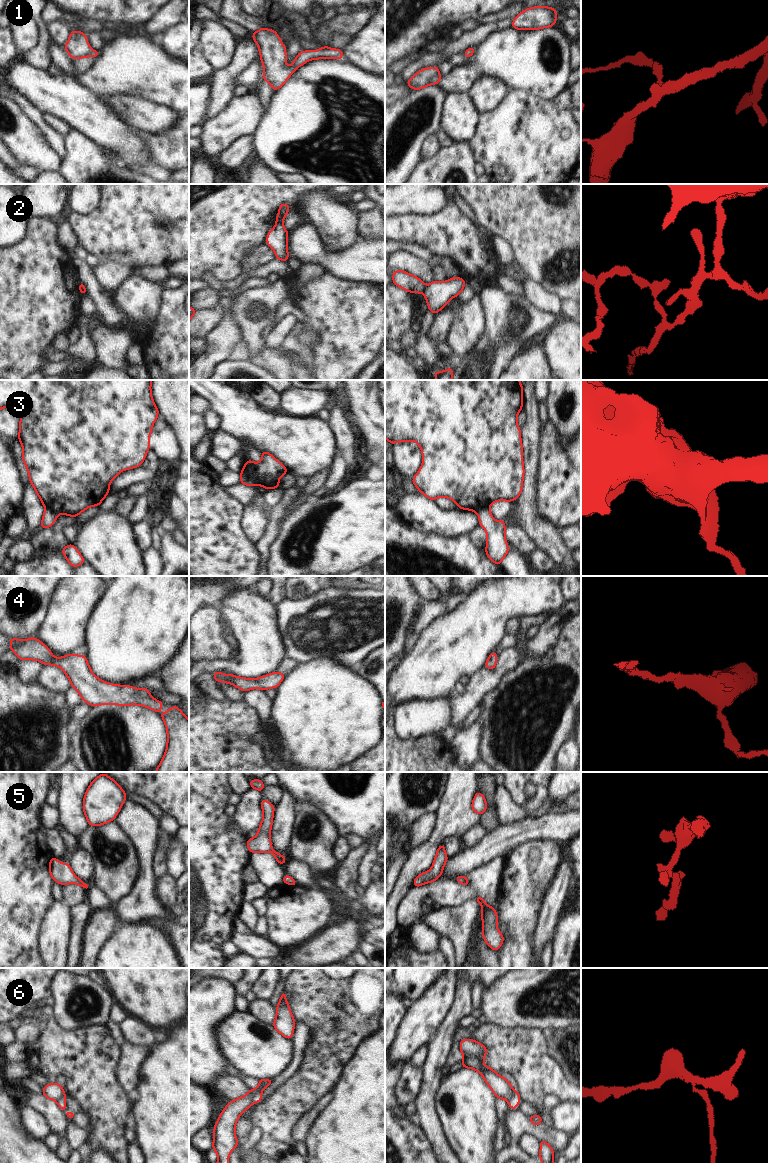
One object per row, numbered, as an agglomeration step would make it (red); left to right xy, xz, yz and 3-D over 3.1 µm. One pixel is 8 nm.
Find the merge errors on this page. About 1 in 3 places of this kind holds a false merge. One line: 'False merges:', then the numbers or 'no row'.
False merges: 2, 3, 6.

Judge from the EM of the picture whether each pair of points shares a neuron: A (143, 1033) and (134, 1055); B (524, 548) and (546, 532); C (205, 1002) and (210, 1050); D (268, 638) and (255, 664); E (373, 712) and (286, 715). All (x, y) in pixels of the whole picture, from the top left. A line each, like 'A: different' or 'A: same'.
A: different
B: different
C: same
D: same
E: same

